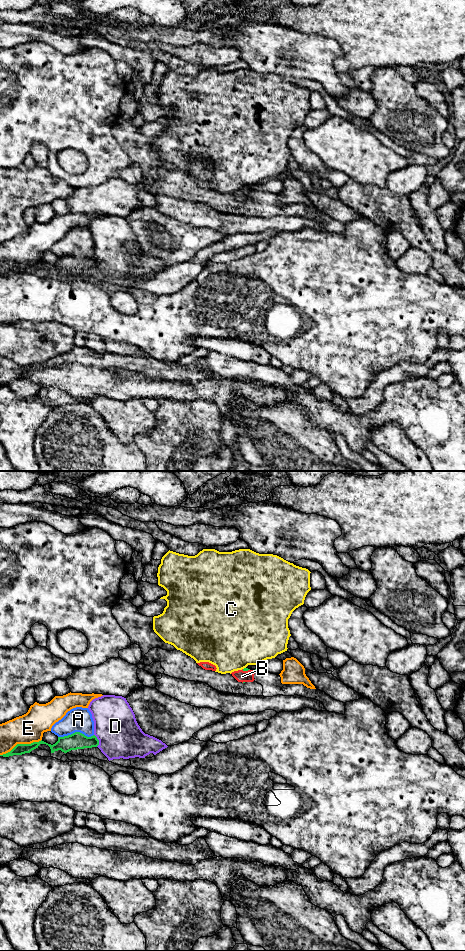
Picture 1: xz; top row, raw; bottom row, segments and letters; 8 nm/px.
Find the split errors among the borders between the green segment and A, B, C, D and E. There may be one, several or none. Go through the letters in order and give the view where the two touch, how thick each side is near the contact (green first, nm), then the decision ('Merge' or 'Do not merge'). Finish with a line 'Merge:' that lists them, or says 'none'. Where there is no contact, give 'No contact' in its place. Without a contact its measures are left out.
A: Touches green in xz. Thickness 140 nm (green) against 200 nm. Do not merge
B: Touches green in xz. Thickness 30 nm (green) against 100 nm. Do not merge
C: Touches green in xz. Thickness 30 nm (green) against 480 nm. Do not merge
D: Touches green in xz. Thickness 140 nm (green) against 340 nm. Do not merge
E: Touches green in xz. Thickness 90 nm (green) against 240 nm. Do not merge
Merge: none

